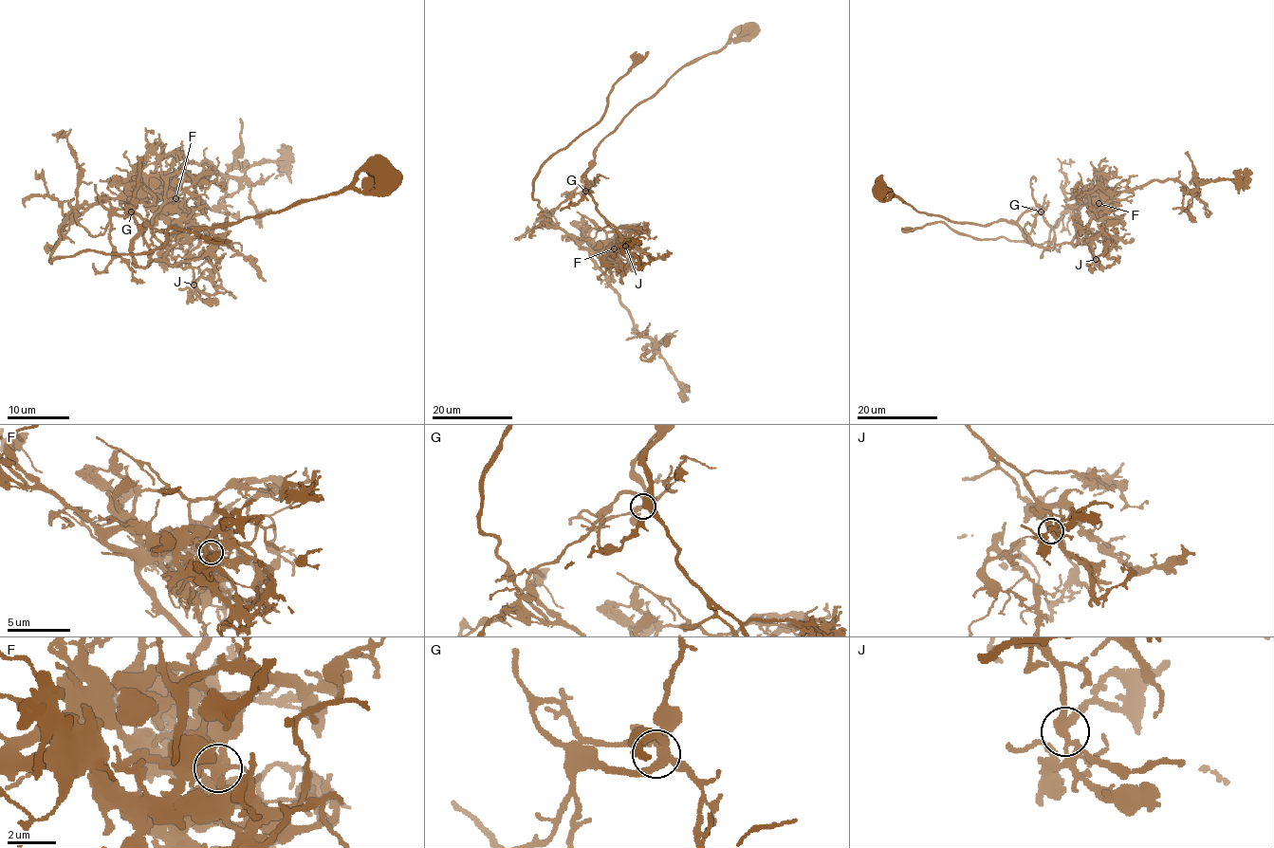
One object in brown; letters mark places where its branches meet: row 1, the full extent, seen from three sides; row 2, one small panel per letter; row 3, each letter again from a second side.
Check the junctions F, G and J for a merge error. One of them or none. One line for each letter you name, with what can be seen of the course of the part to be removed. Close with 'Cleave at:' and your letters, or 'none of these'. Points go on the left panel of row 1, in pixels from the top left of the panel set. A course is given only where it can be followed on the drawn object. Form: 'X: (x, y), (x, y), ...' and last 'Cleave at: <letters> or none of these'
F: (175, 199), (77, 207), (51, 263), (86, 250), (148, 253), (172, 227), (230, 239)
Cleave at: F

